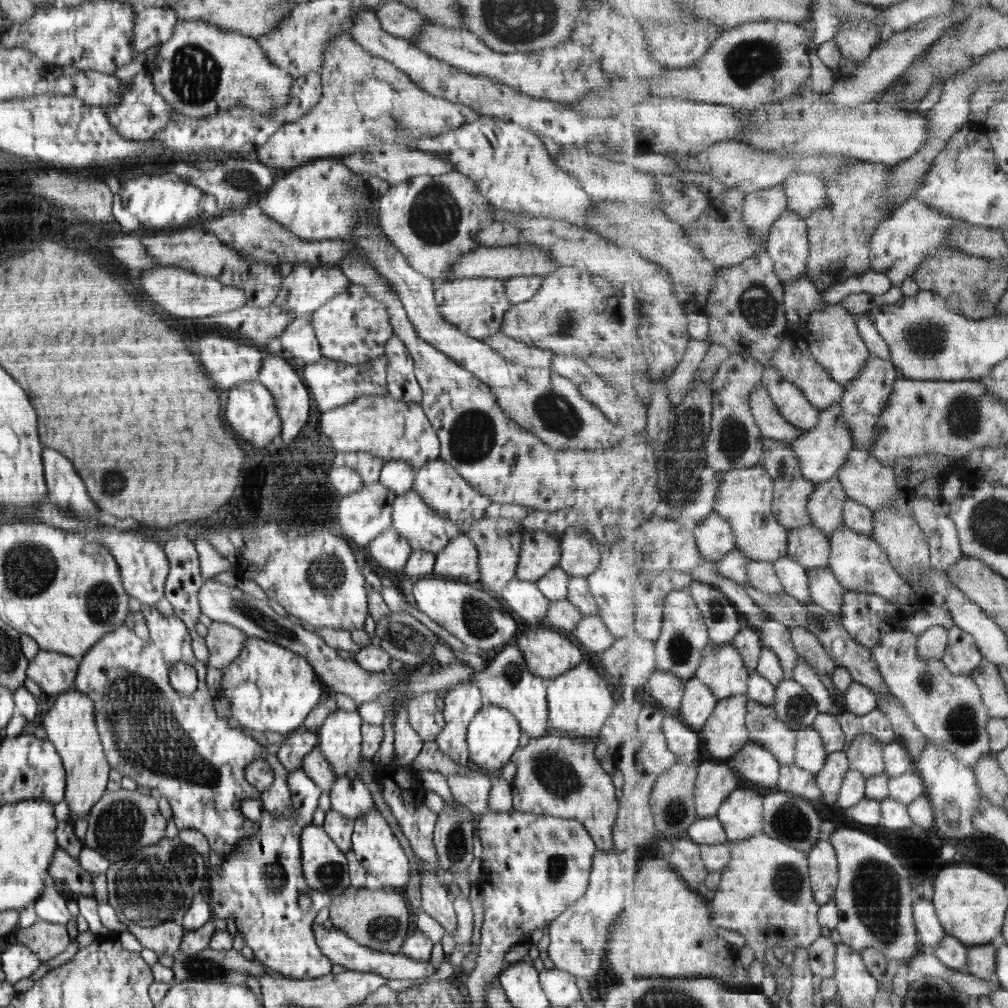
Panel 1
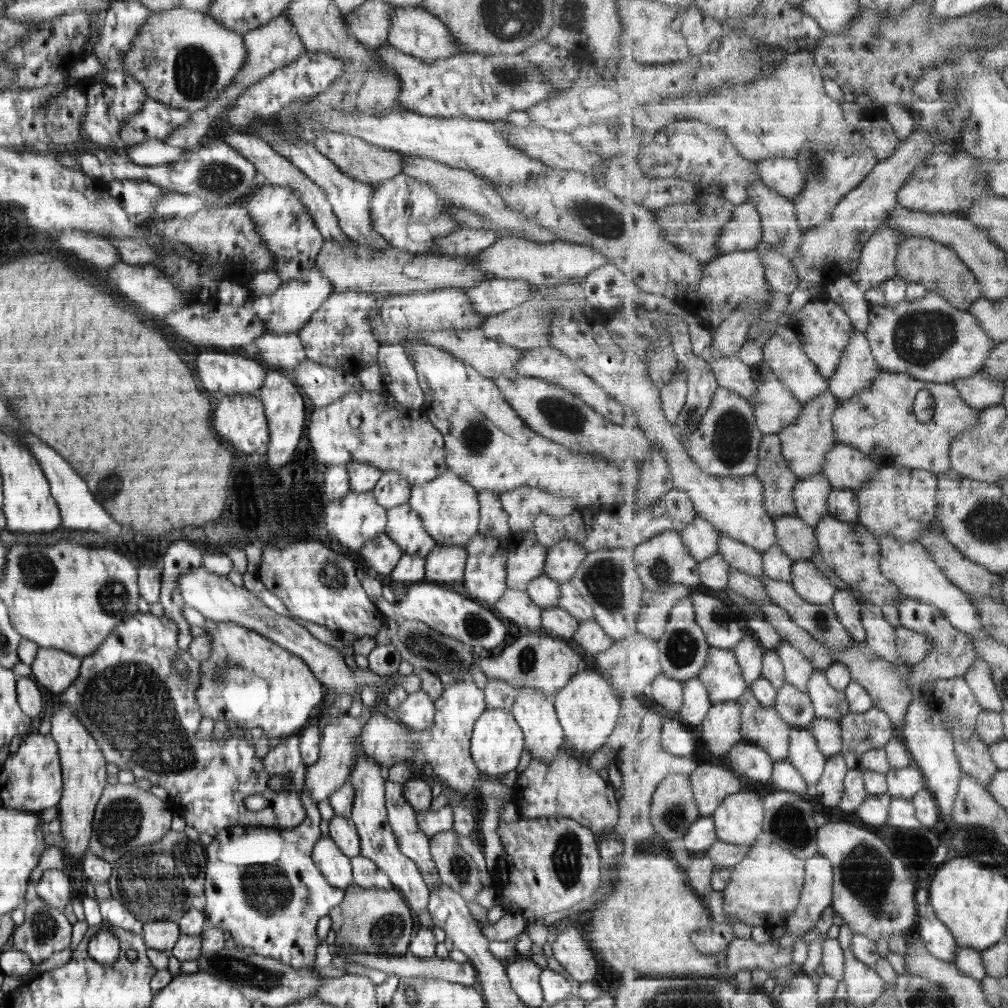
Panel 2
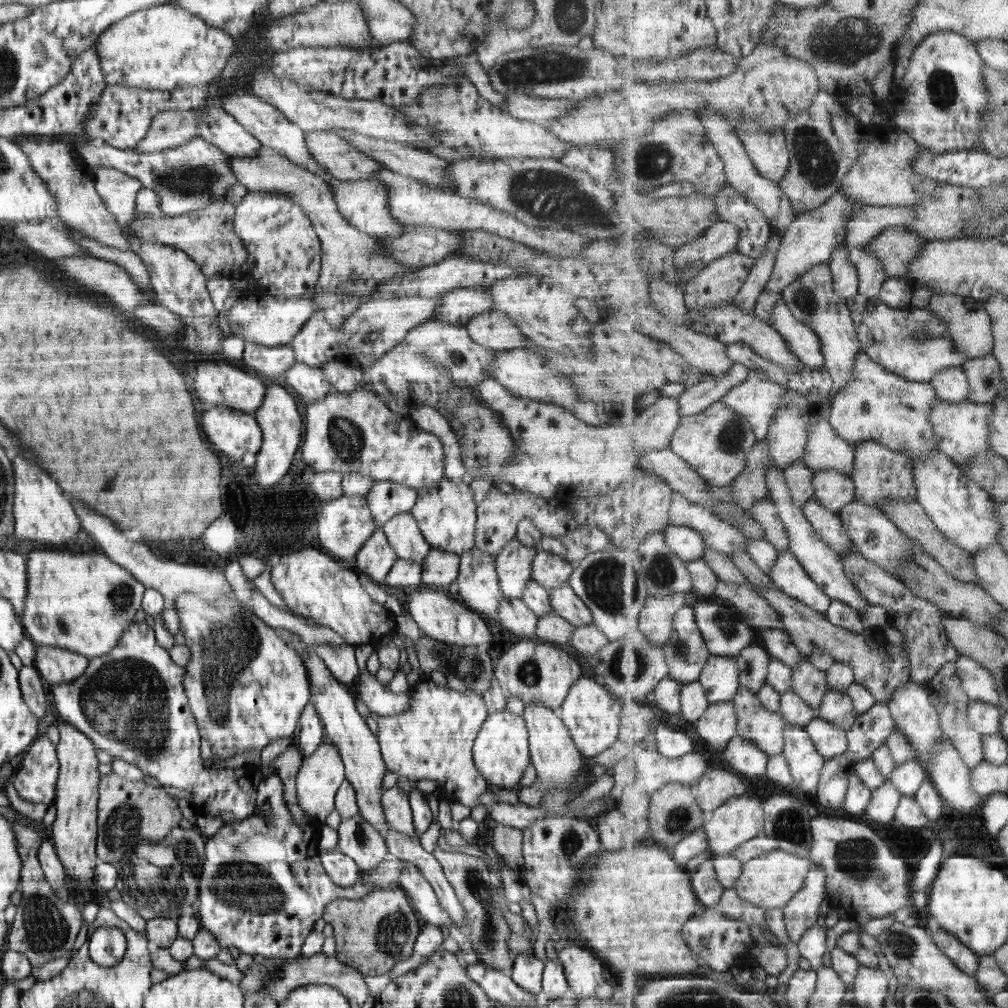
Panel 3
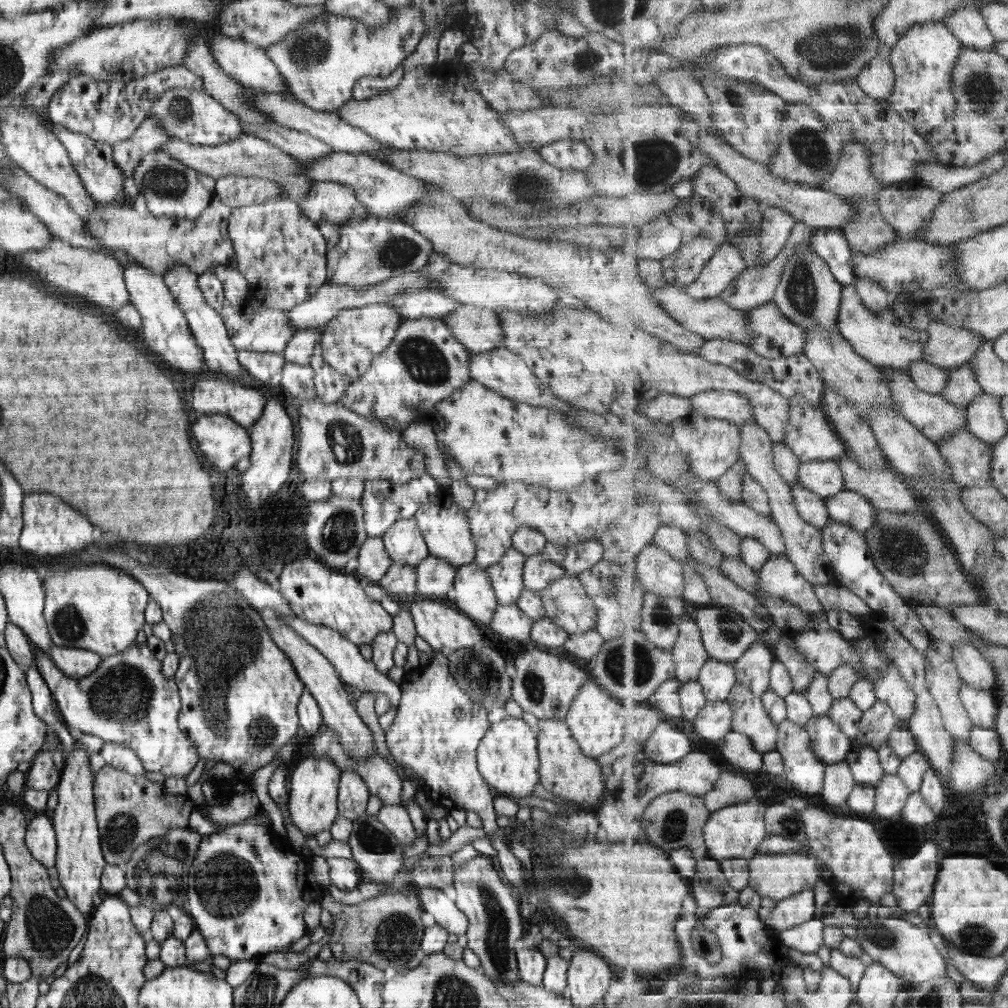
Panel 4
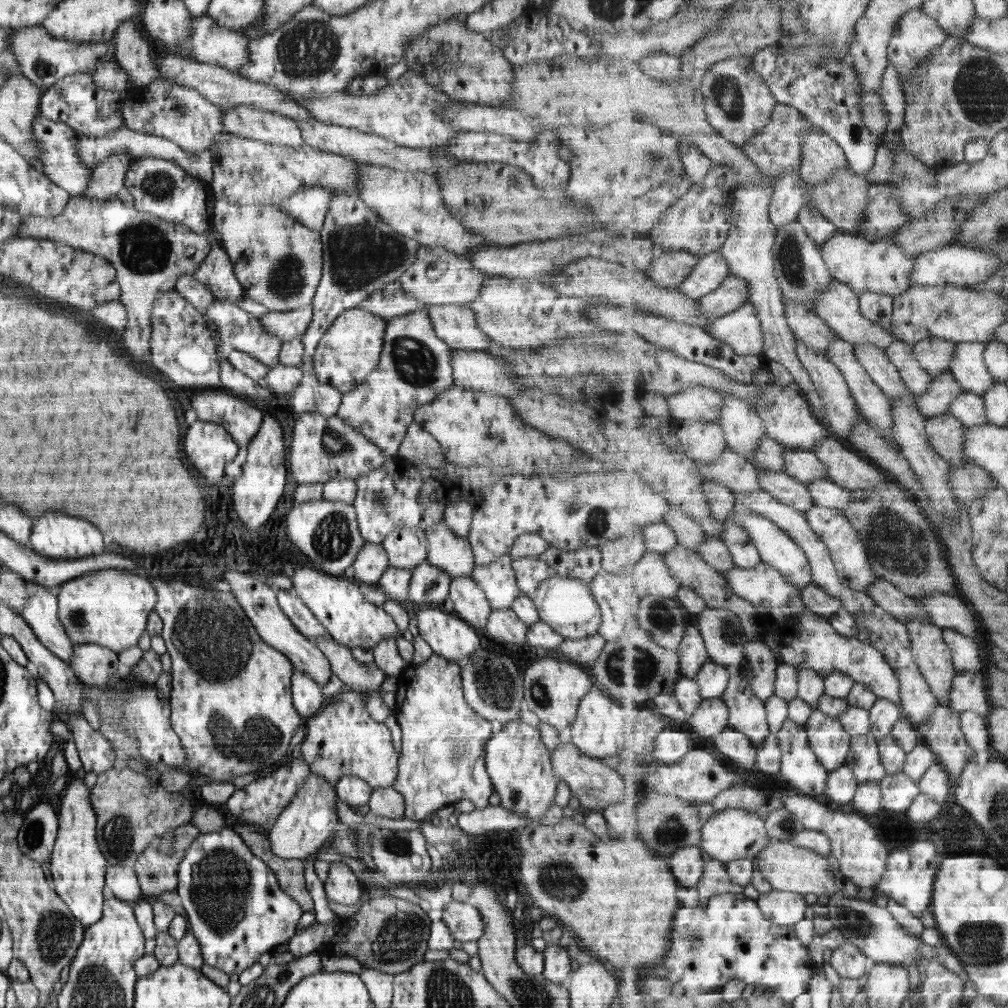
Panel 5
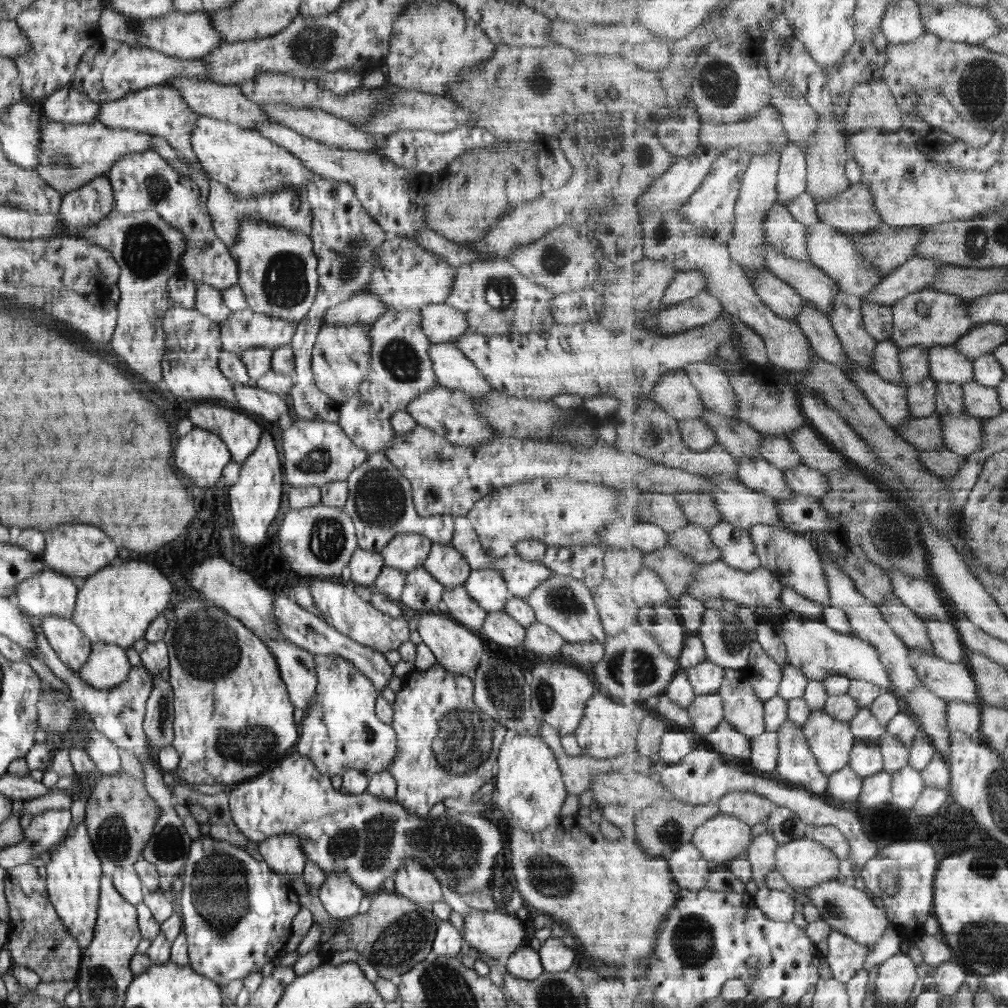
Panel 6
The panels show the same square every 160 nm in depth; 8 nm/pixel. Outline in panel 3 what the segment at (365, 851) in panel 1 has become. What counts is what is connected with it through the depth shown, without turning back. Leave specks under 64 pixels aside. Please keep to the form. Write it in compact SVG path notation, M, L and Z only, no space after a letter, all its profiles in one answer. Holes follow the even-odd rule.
M310 649L306 653L302 653L300 658L302 658L311 682L312 701L318 716L321 718L326 742L334 745L340 753L345 766L345 778L356 791L359 814L378 832L382 833L385 839L387 821L383 813L381 797L382 792L385 791L383 778L388 770L381 755L377 736L368 729L365 720L356 710L355 699L344 687L345 683L340 682L330 673L326 663L316 655L316 652ZM403 861L403 869L397 887L407 894L415 913L426 924L437 927L453 924L448 913L440 906L434 889L414 863Z

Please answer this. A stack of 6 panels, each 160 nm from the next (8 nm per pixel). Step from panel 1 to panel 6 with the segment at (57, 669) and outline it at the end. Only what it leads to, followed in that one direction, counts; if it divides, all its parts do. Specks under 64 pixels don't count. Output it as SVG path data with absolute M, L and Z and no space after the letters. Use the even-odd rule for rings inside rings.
M92 643L92 654L88 662L80 668L79 675L90 685L97 689L113 689L126 680L132 666L126 656L127 650L114 644Z

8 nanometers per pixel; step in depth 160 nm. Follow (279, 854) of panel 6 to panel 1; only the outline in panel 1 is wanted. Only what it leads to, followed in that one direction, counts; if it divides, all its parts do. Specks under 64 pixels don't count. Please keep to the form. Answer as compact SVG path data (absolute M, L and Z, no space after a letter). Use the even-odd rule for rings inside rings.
M337 708L330 713L318 734L322 754L331 764L336 776L358 770L361 756L361 724L363 720L357 711Z

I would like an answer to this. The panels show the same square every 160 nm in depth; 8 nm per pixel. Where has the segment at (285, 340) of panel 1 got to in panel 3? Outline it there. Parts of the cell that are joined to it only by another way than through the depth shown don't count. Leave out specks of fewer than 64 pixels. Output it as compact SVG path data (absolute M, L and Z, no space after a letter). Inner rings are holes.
M255 342L245 343L242 359L264 380L280 380L280 374L286 372L296 361L290 344L269 347Z

